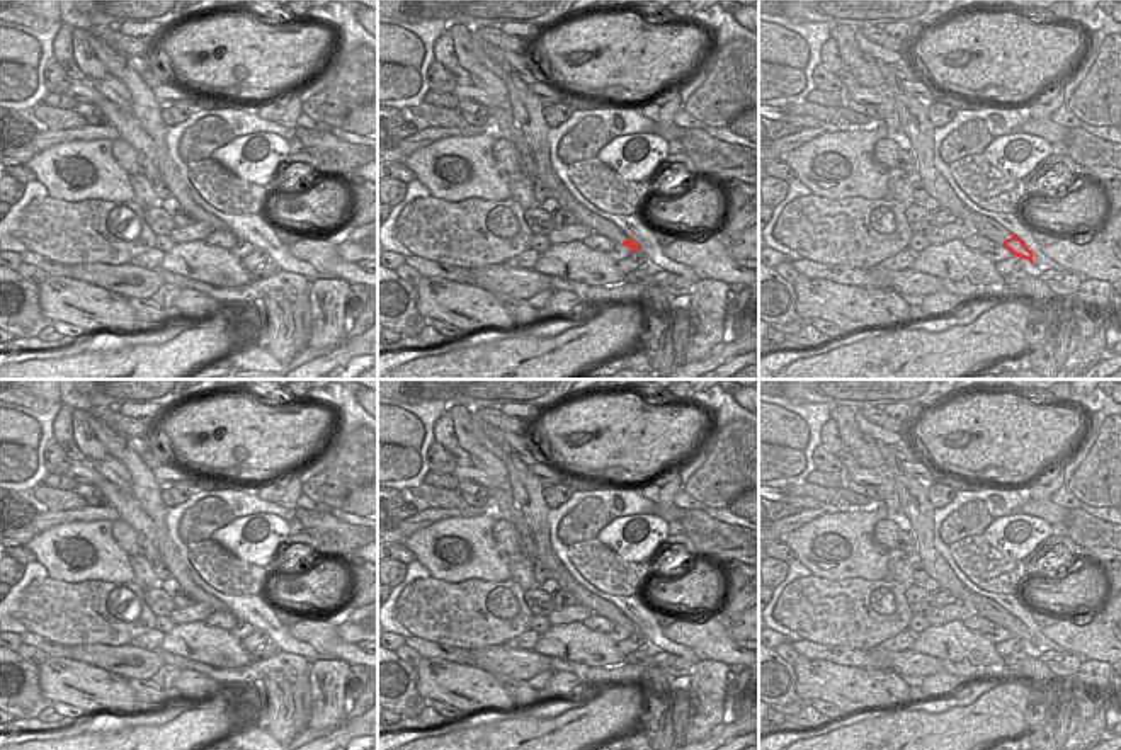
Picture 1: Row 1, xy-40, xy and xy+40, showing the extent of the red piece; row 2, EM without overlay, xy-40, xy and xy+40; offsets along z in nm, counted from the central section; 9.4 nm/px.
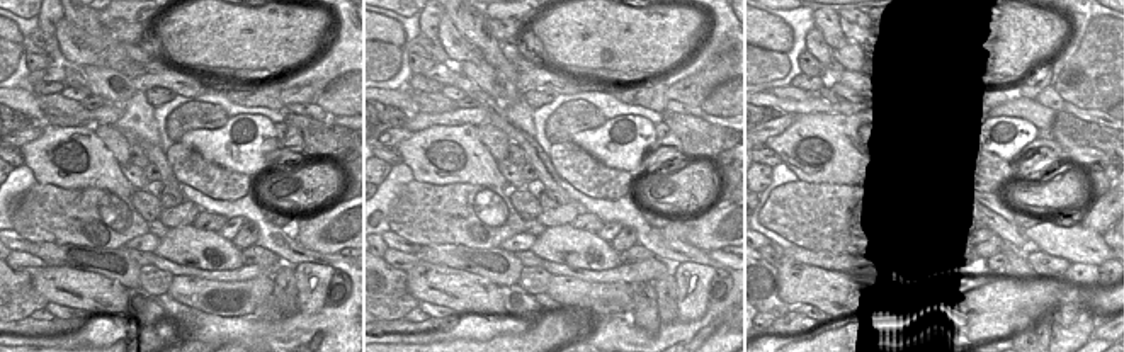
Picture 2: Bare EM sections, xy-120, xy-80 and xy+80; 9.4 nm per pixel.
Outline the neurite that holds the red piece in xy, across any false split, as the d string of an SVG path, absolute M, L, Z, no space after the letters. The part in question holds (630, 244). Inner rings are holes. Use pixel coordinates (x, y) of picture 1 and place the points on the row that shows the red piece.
M582 204L575 206L577 223L587 224L594 233L607 236L616 241L616 245L624 245L631 252L640 252L640 245L636 245L621 228L617 228L612 221L585 209Z

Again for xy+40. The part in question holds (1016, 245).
M968 209L968 218L963 219L963 224L966 224L971 233L978 233L997 245L1005 247L1012 255L1026 259L1033 264L1033 250L1029 250L1021 238L1012 235L995 219Z

